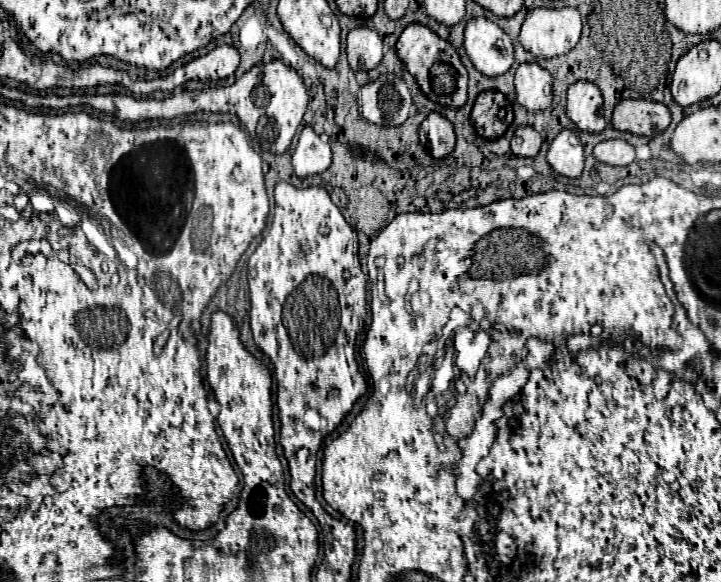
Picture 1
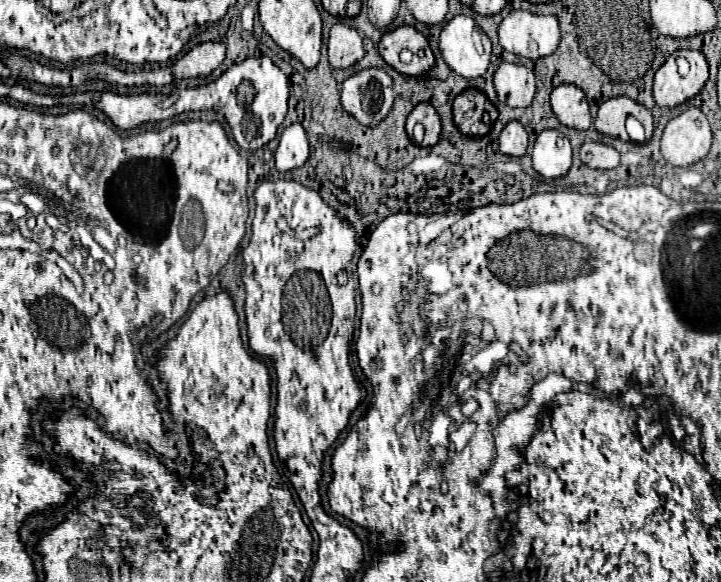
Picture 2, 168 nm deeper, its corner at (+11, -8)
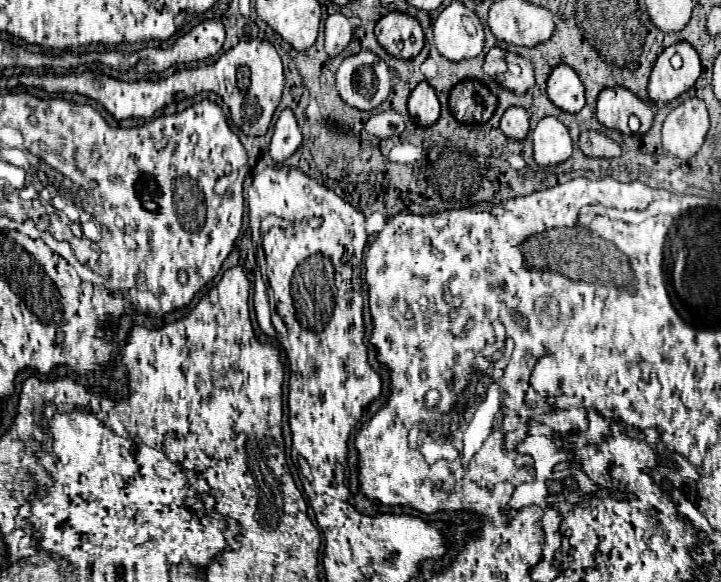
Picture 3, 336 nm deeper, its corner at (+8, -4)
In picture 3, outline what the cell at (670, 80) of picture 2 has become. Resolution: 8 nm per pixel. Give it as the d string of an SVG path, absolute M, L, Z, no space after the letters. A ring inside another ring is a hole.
M677 43L667 47L655 61L655 67L649 77L649 97L659 103L669 103L687 89L695 85L701 75L701 61L699 53L689 43ZM673 53L683 57L683 67L675 71L669 63Z

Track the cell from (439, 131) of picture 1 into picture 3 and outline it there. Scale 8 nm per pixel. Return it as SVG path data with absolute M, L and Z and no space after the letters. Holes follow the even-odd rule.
M419 83L409 97L409 117L421 127L431 127L439 119L439 99L429 83Z

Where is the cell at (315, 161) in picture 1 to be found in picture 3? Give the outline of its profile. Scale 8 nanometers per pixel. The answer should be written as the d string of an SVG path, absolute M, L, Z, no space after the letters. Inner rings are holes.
M283 109L277 123L275 123L275 131L273 131L273 139L269 145L269 153L273 157L273 161L285 161L289 159L303 143L303 135L301 129L297 127L297 119L293 115L293 111Z

